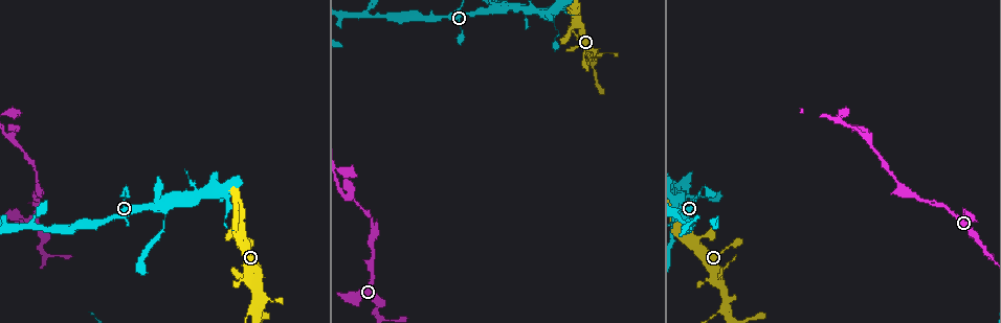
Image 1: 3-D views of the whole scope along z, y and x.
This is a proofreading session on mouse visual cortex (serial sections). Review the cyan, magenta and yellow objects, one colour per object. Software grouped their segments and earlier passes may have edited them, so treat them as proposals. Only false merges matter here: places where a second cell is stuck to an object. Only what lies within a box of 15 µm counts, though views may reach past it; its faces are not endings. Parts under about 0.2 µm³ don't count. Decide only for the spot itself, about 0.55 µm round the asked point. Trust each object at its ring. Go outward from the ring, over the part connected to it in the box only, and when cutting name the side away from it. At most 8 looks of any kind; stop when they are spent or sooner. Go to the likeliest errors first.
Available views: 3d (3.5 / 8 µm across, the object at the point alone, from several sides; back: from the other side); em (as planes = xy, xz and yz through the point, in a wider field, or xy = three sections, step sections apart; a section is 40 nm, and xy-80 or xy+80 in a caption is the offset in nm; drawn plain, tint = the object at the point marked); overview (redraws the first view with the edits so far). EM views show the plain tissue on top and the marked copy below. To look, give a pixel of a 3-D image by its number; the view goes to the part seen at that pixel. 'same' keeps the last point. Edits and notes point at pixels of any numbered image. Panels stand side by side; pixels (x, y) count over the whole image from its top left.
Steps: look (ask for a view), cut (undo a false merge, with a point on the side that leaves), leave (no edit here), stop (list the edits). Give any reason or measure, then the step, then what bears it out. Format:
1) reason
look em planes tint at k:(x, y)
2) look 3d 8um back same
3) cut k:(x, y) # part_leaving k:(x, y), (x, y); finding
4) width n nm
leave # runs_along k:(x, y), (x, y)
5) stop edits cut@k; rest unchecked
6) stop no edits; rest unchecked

three-way junction
look 3d 3.5um back at 1:(589, 56)

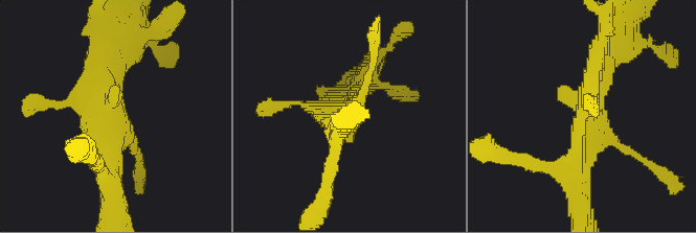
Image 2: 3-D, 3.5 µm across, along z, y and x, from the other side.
shape alone is not enough
look em planes tint at 2:(113, 123)

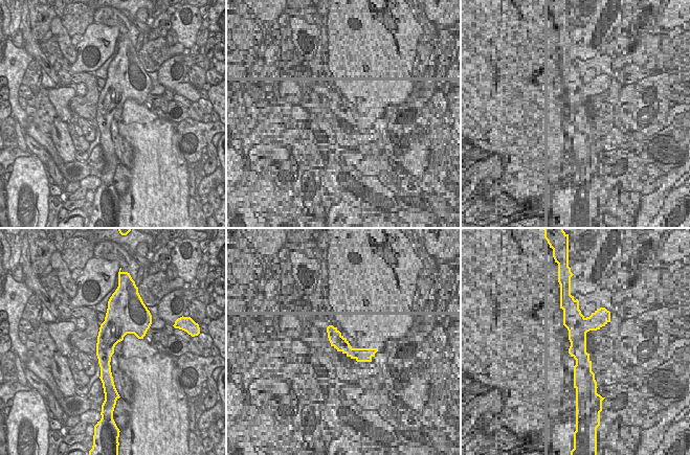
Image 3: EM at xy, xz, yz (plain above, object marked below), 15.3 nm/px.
leave # runs_along 2:(598, 57), (582, 150), (552, 166); one cell here

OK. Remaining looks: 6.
two arms in line, one across
look 3d 3.5um at 1:(29, 227)

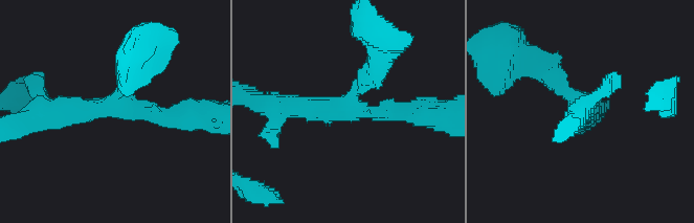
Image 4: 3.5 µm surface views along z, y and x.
look em planes tint at 4:(116, 108)

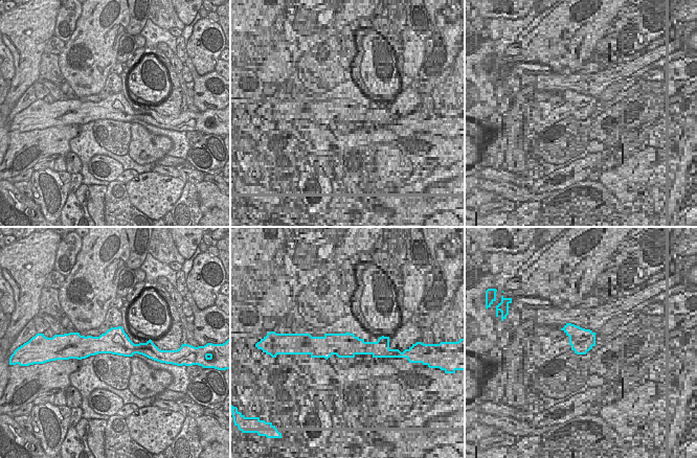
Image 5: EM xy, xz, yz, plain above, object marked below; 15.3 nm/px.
arm_widths 200, 250, 300 nm
leave # runs_along 4:(418, 114), (276, 106); continuous, no second cell

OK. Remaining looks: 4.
abrupt turn
look 3d 3.5um back at 1:(42, 253)

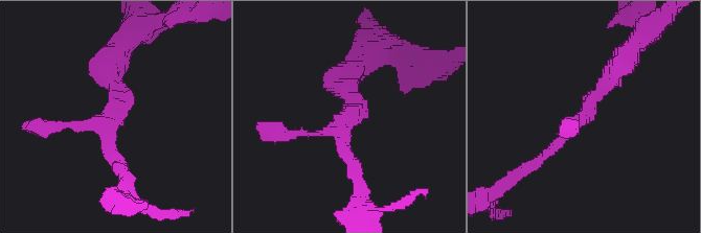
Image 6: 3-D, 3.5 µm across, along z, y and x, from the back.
now the EM
look em xy step 2 tint at 6:(346, 118)

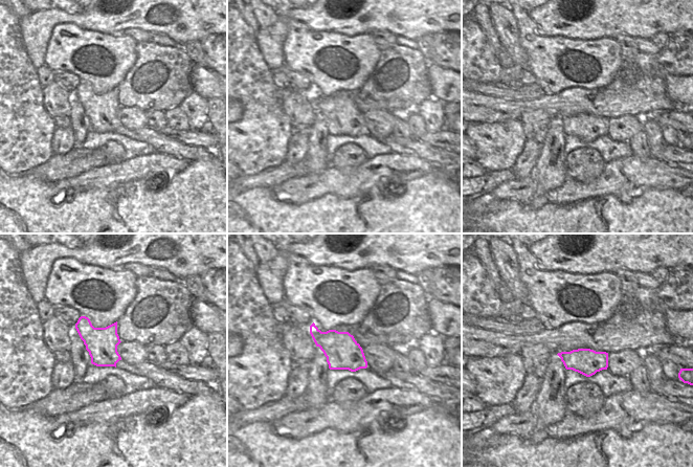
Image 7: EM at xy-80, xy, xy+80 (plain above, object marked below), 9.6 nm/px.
width 340 nm
leave # runs_along 6:(114, 59), (114, 113), (50, 129); continuous, no second cell

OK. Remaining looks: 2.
small branch off a trunk
look 3d 3.5um at 1:(162, 206)

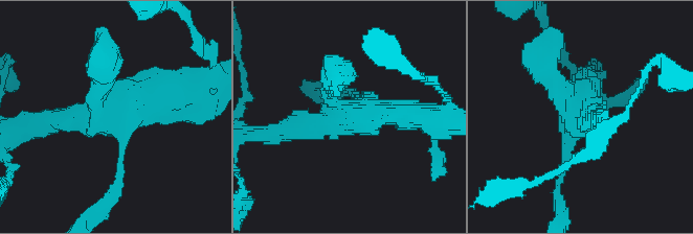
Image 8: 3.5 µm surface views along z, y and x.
arms 4; arm_widths 150, 300, 300, 400 nm
look em xy step 3 tint at 8:(109, 118)

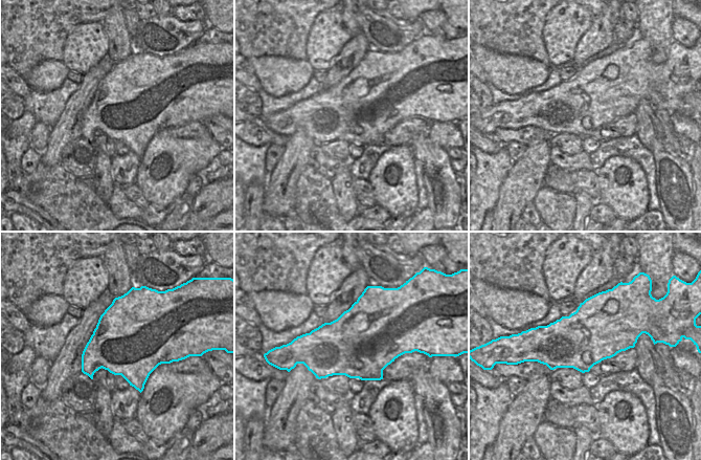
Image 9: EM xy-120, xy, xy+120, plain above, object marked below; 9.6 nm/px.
width 650 nm
leave # runs_along 8:(40, 125), (172, 90); one cell here

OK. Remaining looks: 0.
stop no edits; rest unchecked

